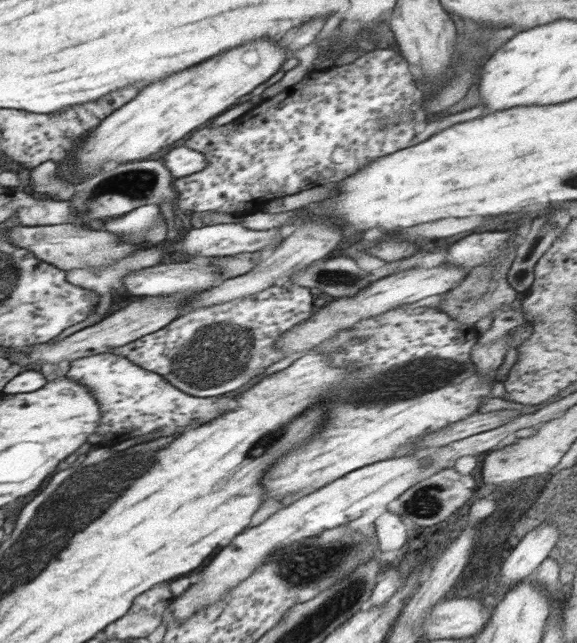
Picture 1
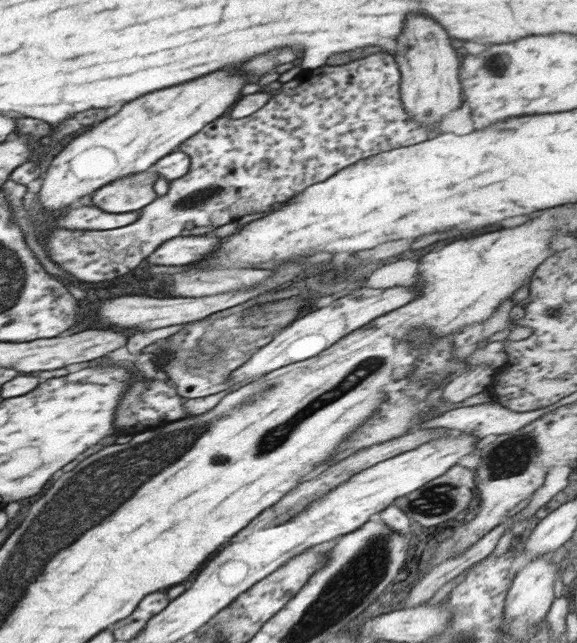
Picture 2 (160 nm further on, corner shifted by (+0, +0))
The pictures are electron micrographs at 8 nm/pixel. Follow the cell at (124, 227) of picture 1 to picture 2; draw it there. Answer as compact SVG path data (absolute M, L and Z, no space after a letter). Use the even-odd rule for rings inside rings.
M75 205L66 216L56 216L54 221L58 228L70 230L112 230L113 228L128 227L139 219L141 210L112 214L104 212L101 208L85 205Z

